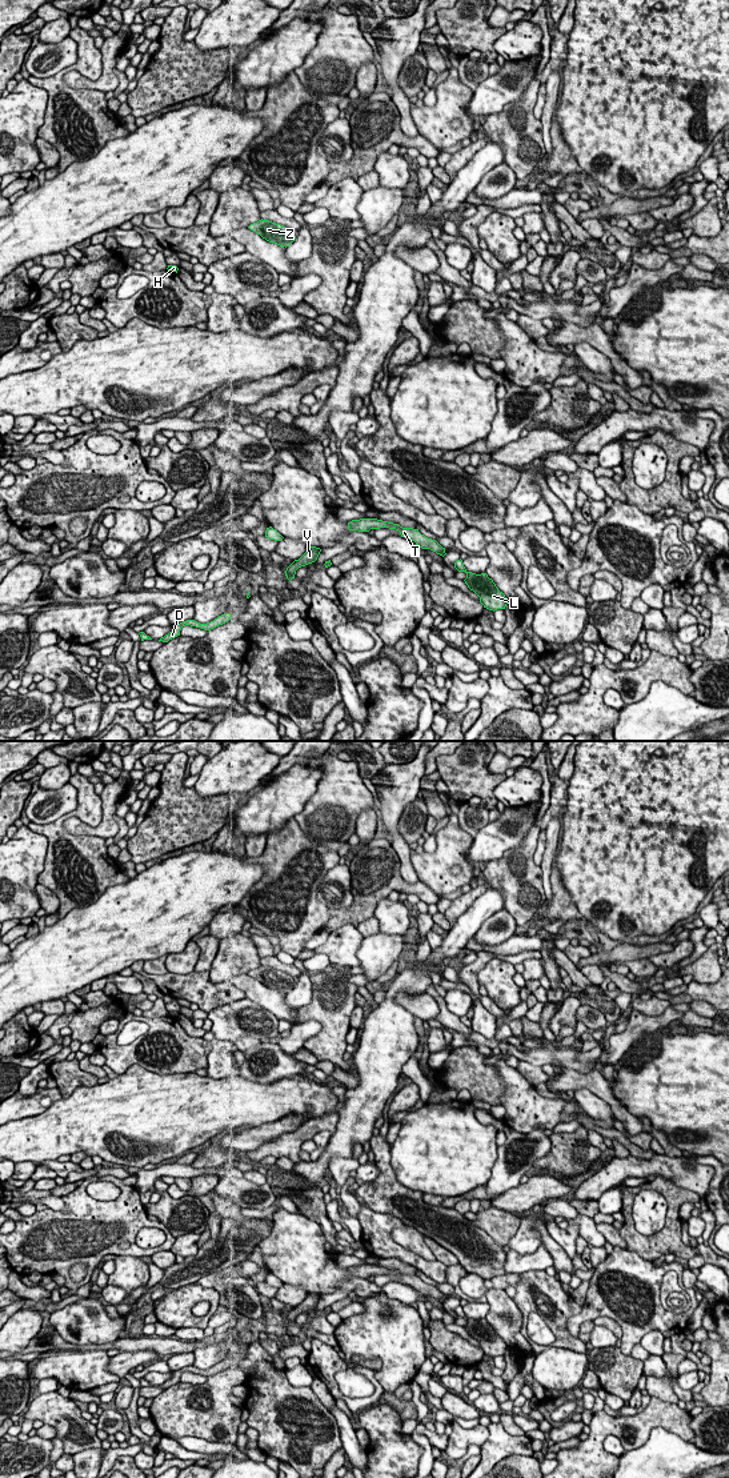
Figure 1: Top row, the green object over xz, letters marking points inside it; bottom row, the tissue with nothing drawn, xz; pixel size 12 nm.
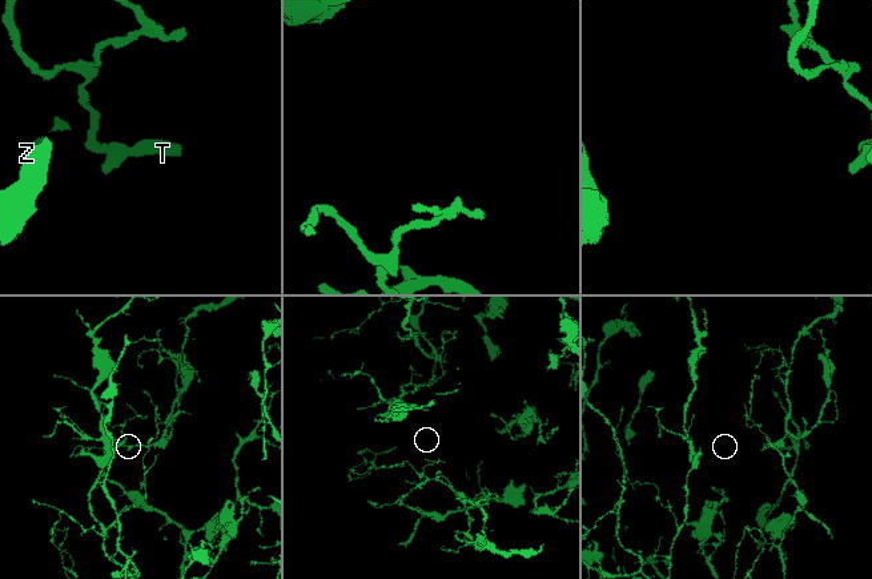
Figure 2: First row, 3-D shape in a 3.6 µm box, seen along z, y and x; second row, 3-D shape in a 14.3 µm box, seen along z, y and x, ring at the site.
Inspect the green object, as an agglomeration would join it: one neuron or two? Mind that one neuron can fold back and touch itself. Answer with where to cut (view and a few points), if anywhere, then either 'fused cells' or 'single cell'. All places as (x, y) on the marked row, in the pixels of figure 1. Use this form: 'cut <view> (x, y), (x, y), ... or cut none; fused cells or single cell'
cut none; single cell

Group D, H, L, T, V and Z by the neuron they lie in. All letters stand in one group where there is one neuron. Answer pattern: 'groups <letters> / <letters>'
groups D H L T V Z

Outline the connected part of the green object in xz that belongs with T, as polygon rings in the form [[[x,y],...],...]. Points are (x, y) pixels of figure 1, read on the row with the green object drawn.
[[[360,518],[348,522],[349,530],[369,532],[370,529],[389,528],[400,532],[401,537],[409,538],[422,549],[430,549],[440,556],[445,556],[445,548],[442,548],[436,540],[428,538],[413,528],[402,528],[398,524],[377,520],[377,518]]]

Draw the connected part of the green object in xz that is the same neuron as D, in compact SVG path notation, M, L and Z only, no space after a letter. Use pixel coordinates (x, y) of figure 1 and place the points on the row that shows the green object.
M224 613L224 614L219 616L217 618L215 618L213 621L208 622L208 624L200 624L195 620L187 620L187 621L183 621L177 625L173 625L173 630L169 632L168 634L165 634L164 637L161 637L159 641L168 642L169 640L180 636L180 630L185 625L201 628L204 630L211 630L211 629L213 629L219 625L228 622L231 620L231 617L232 617L232 613Z

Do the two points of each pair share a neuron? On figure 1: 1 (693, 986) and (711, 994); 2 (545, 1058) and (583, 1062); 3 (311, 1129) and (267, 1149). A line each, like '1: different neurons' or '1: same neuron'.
1: same neuron
2: same neuron
3: same neuron

